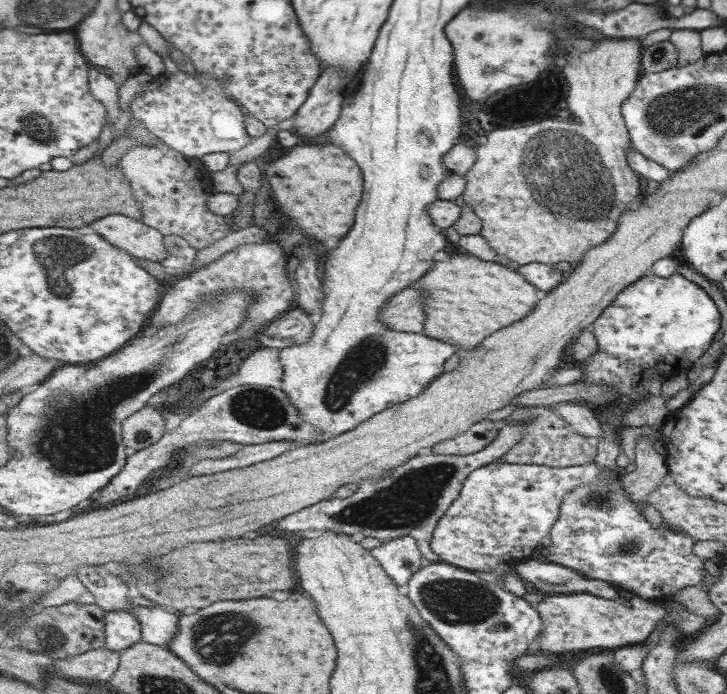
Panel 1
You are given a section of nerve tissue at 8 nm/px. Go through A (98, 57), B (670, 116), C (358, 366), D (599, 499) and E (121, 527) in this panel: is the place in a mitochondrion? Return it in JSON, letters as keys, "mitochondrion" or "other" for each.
{"A":"other","B":"mitochondrion","C":"mitochondrion","D":"mitochondrion","E":"other"}

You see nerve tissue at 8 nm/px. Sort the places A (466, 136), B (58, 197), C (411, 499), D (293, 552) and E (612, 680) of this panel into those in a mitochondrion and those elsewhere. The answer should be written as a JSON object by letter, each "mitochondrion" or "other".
{"A":"other","B":"other","C":"mitochondrion","D":"other","E":"mitochondrion"}

